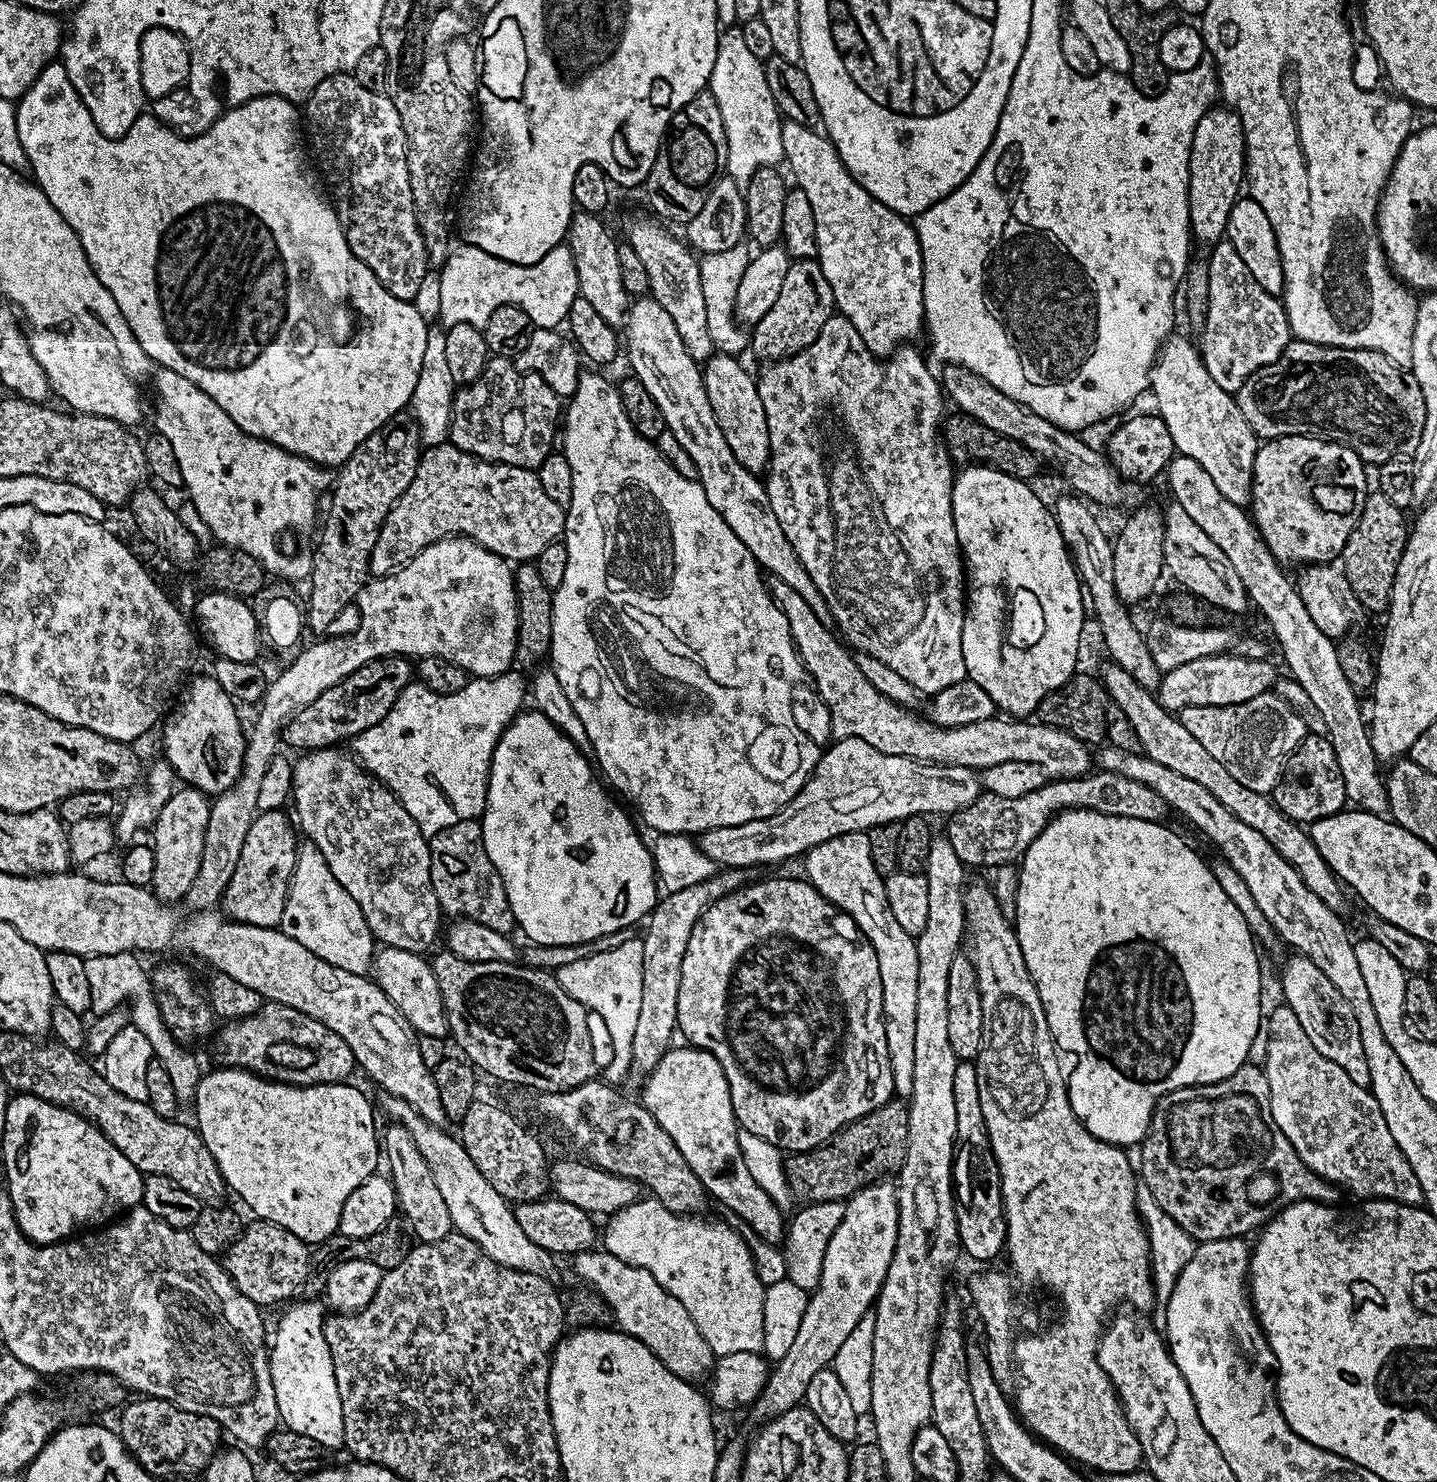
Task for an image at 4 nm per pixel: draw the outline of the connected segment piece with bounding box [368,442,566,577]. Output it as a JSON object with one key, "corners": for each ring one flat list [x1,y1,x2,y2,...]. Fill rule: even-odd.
{"corners":[[451,442,428,446,423,449,414,482,410,482,410,486,406,486,406,494,402,494,402,498,398,498,398,502,390,510,388,517,384,519,384,525,378,534,378,542,370,554,370,566,368,570,373,577,388,576,391,572,396,571,397,568,407,564,409,560,413,560,426,546,430,546,434,542,445,540,448,536,454,535,467,536,469,540,476,540,483,548,490,549,491,552,503,556,509,562,532,562,535,561,538,554,542,554,542,550,546,550,546,546,550,546,556,540,563,537,565,515,565,509,560,508,558,502,553,502,542,490,542,482,538,482,533,469,519,468,518,466,510,466,509,464,493,464,491,460,482,460,479,456,474,456,470,452,464,452]]}

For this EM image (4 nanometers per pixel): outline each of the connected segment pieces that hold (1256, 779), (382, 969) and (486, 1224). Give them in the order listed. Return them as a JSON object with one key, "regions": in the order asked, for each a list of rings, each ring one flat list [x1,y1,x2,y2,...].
{"regions":[[[1272,690,1238,706,1190,706,1178,715,1182,726,1186,726,1186,730,1202,742,1204,749,1246,786,1246,790,1265,794,1276,787,1289,756,1306,735,1300,713]],[[381,947,374,956,374,979,381,990,392,999,394,1006,398,1006,406,1022,410,1022,410,1026,417,1034,435,1036,438,1032,436,1020,445,1019,444,1000,440,996,438,978,434,978,432,965,424,959,419,952]],[[385,1095,383,1099,384,1112,389,1116,387,1119,410,1130,414,1146,422,1150,422,1158,426,1158,426,1166,430,1166,430,1174,434,1174,434,1183,442,1193,442,1198,446,1198,453,1229,478,1242,478,1246,487,1256,494,1258,499,1264,505,1264,507,1268,517,1268,523,1272,544,1270,550,1260,549,1253,530,1242,526,1234,522,1234,522,1226,518,1226,516,1213,510,1207,509,1201,502,1194,498,1194,498,1190,494,1190,494,1186,490,1186,486,1178,482,1178,478,1166,470,1162,470,1154,466,1154,459,1139,443,1132,443,1127,422,1118,406,1101,398,1099,397,1096]]]}

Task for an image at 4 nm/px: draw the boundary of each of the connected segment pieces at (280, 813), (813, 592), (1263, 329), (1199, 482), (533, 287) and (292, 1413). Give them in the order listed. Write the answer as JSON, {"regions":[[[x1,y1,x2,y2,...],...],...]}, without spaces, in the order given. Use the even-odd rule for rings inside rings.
{"regions":[[[283,809,260,812,252,820,241,857,220,903,227,918,263,928,279,927,300,845,295,825,284,813]],[[651,296,637,297,629,305,624,336,626,356,628,352,635,379,642,382,653,395,654,402,662,411,665,429,674,434,676,441,692,457,698,474,697,480,703,486,710,506,722,515,723,521,750,550,765,573,770,572,768,574,773,579,798,590,798,594,806,598,810,610,814,610,820,620,831,621,828,604,822,598,818,586,814,586,810,574,806,574,802,562,797,558,797,552,790,545,790,540,779,525,779,519,774,515,765,483,755,473,746,470,727,445,710,405,709,395,706,394,699,361,691,358,686,350,679,337,678,326,672,321,670,314]],[[1222,239,1215,241,1212,256,1207,257,1208,277,1210,278,1210,294,1208,295,1208,313,1204,323,1204,331,1198,336,1198,351,1204,358,1206,370,1210,370,1210,378,1222,386,1222,390,1235,393,1259,368,1270,366,1286,350,1290,339,1290,329,1288,326,1288,316,1284,313,1284,305,1275,296,1267,293,1262,286,1258,286,1258,281,1254,274,1242,262,1238,250,1229,240]],[[1176,454,1173,455,1172,460,1168,463,1168,467,1166,469,1166,477,1168,476,1168,488,1172,491,1171,499,1178,506,1182,506,1182,510,1186,510,1186,514,1190,514,1190,518,1194,518,1194,522,1198,522,1198,526,1202,530,1206,530,1206,534,1210,534,1210,538,1215,542,1218,546,1218,550,1222,550,1222,554,1226,554,1226,558,1230,558,1230,566,1234,566,1234,570,1238,574,1238,578,1242,578,1242,586,1246,590,1246,594,1248,595,1251,607,1253,609,1257,608,1258,611,1261,612,1262,615,1268,619,1268,624,1272,627,1272,632,1276,635,1275,643,1278,645,1280,643,1280,648,1284,651,1284,660,1288,663,1288,668,1290,671,1291,679,1298,681,1298,683,1302,686,1302,690,1306,690,1306,695,1310,697,1310,702,1314,702,1314,706,1318,710,1318,714,1322,714,1322,719,1326,721,1326,735,1329,742,1334,746,1334,754,1338,758,1338,770,1342,770,1342,778,1344,779,1344,795,1347,797,1349,801,1352,800,1357,809,1366,811,1366,812,1375,812,1377,814,1384,814,1388,812,1388,789,1386,787,1385,781,1382,779,1381,773,1380,776,1376,773,1376,767,1378,767,1378,761,1376,755,1372,750,1372,737,1370,735,1369,725,1366,723,1366,716,1360,713,1360,700,1361,697,1356,693,1353,688,1350,686,1350,682,1346,678,1346,674,1342,674,1342,665,1338,662,1338,654,1336,653,1336,644,1334,643,1333,637,1327,636,1326,634,1322,634,1322,630,1318,630,1318,626,1314,626,1314,618,1310,618,1310,610,1306,610,1306,606,1302,606,1302,598,1298,594,1298,590,1296,589,1295,583,1290,579,1288,580,1288,576,1285,569,1282,567,1280,561,1275,560,1272,557,1272,551,1267,548,1264,544,1264,540,1261,539,1259,532,1256,530,1256,525,1250,519,1249,513,1245,511,1243,507,1239,504,1235,504,1234,502,1230,502,1230,498,1222,498,1222,490,1218,490,1218,486,1214,486,1214,481,1210,479,1210,474,1206,474,1206,470,1202,470,1202,466,1198,466,1198,462,1194,462,1194,458,1186,458,1185,456]],[[457,243,449,251,442,267,439,269,438,279,442,286,442,302,440,303,440,320,445,325,466,322,475,328,483,328,484,323,503,304,513,304,526,314,530,314,533,325,538,328,559,329,568,319,568,311,574,302,574,298,580,295,580,283,578,274,574,270,574,258,568,249,567,243,559,244,546,258,542,258,537,264,511,264,505,260,499,260,496,256,486,254,486,250,478,250,473,244]],[[304,1300,301,1304,288,1306,293,1308,283,1309,284,1317,276,1328,276,1337,271,1337,270,1340,268,1365,283,1427,289,1432,314,1438,314,1442,318,1442,326,1450,340,1450,344,1448,342,1402,338,1398,330,1346,326,1346,326,1308,317,1300]]]}

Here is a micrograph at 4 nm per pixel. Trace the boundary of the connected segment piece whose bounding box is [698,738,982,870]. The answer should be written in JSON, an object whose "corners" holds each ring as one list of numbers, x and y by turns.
{"corners":[[846,738,845,740,832,742,829,748,825,747,821,751,820,760,816,763,816,769,808,777,808,781,802,786,799,794,790,802,786,802,786,806,782,806,782,810,770,814,770,818,754,818,750,822,742,822,738,826,718,826,717,828,711,828,710,830,701,832,698,836,698,847,702,850,702,854,706,854,706,858,713,860,720,868,751,868,756,870,762,864,780,864,783,860,790,859,791,856,797,856,797,858,803,857,814,846,826,842,830,838,838,838,842,834,867,832,869,828,873,828,879,824,895,824,897,822,903,822,908,816,924,816,925,814,929,814,928,812,944,812,943,814,957,812,966,806,970,806,970,802,977,800,981,794,981,777,971,768,942,766,941,764,923,764,917,760,902,758,894,754,882,754,882,750,874,750,874,746,870,746,870,742,862,742,862,738]]}

